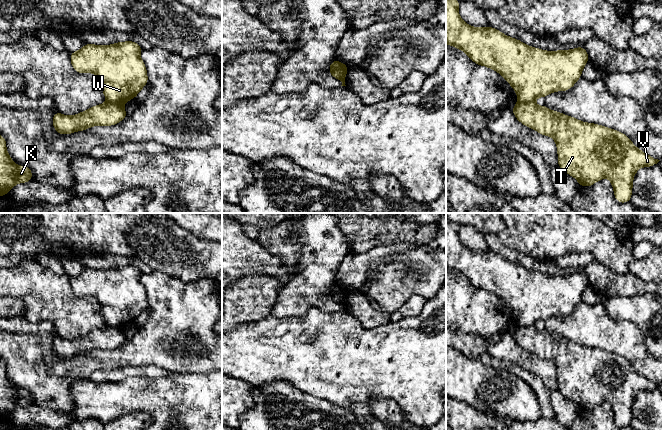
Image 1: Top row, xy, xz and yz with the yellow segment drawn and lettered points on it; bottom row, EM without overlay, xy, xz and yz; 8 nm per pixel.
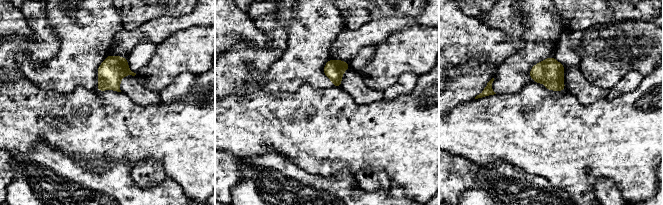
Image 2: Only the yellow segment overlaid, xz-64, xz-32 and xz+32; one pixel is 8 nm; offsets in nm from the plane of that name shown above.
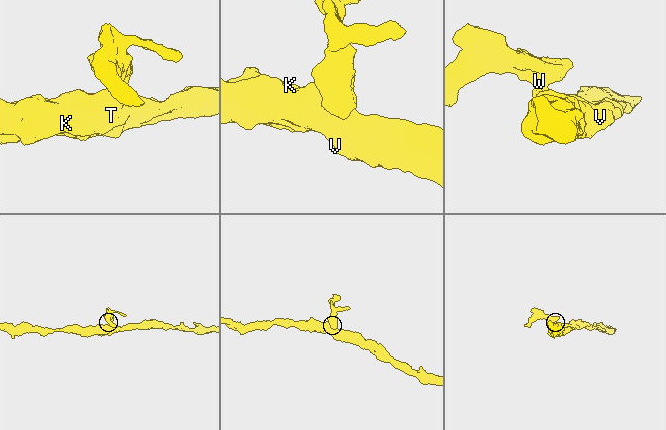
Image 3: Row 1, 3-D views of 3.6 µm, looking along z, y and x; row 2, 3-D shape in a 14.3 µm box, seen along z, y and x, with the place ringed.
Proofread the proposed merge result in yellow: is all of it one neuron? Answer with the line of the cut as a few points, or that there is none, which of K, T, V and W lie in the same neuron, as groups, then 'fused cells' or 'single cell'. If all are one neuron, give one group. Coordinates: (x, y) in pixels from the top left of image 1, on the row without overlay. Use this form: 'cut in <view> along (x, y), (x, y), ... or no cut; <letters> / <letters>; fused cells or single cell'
cut in xz along (341, 287), (343, 290), (338, 294), (338, 300), (344, 306); K T V / W; fused cells

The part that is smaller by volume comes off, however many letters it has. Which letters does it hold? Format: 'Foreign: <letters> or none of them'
Foreign: W

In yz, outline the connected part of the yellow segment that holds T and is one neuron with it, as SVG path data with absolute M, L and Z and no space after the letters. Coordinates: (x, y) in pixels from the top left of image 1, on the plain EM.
M517 326L511 334L520 347L555 364L558 390L565 397L576 402L579 410L589 411L603 402L608 402L614 413L614 421L619 427L630 426L633 402L637 394L641 391L652 391L660 385L638 373L620 355L582 346L574 341L550 334L545 329Z

